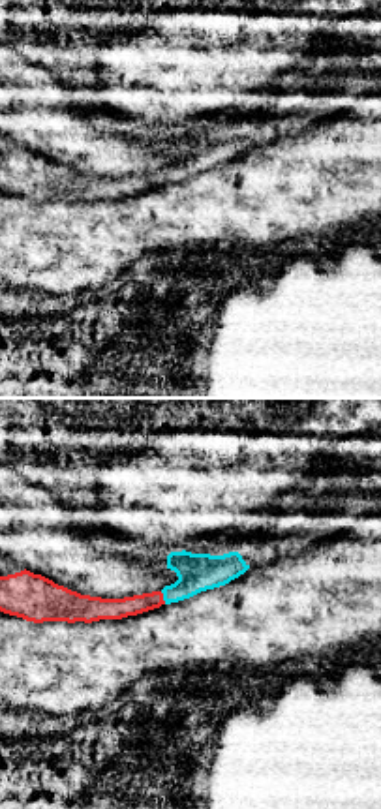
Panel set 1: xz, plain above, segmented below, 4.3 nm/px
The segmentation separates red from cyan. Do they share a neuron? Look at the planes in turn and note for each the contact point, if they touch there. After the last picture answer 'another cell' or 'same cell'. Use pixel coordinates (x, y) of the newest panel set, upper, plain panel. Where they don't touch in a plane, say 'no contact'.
meets red at (162, 177)

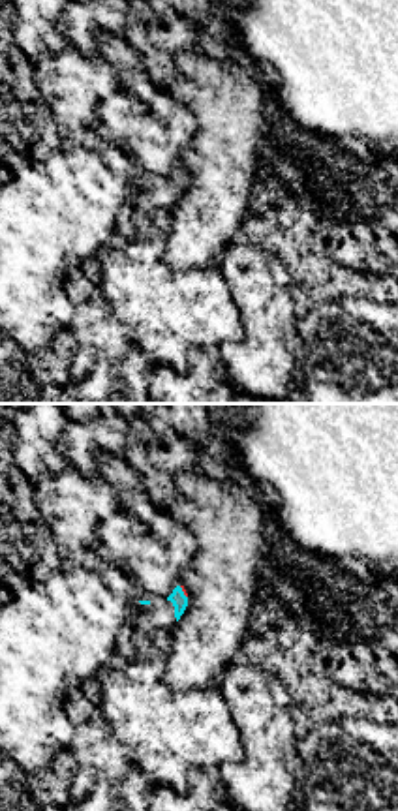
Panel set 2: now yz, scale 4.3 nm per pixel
meets red at (183, 169)

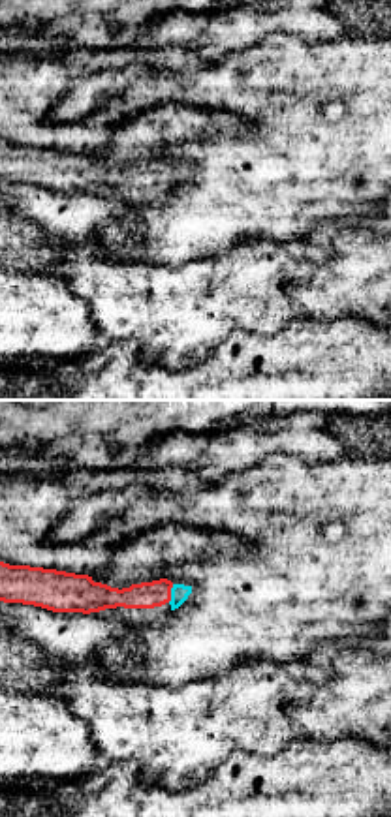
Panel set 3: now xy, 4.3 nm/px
meets red at (170, 173)

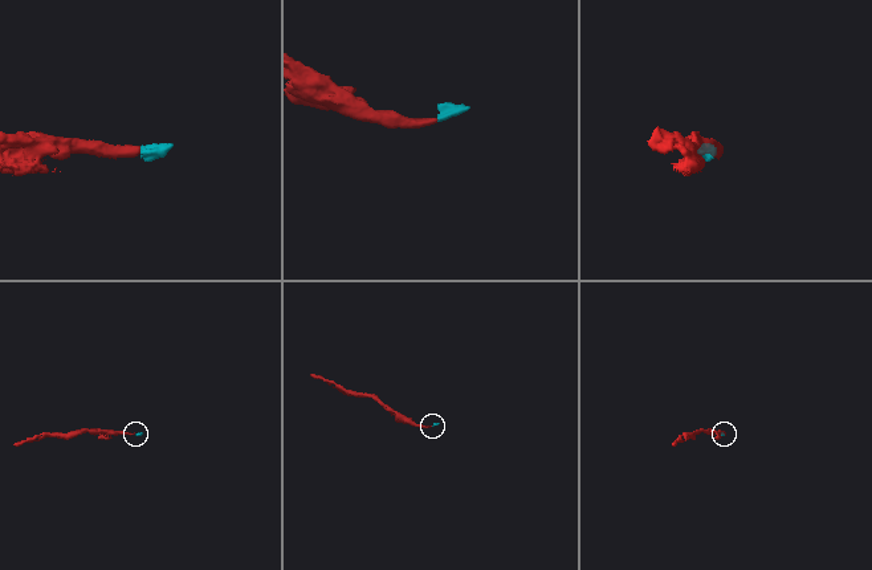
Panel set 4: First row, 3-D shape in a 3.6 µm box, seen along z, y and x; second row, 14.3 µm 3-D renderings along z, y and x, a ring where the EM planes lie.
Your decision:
same cell

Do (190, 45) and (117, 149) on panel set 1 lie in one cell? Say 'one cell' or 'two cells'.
two cells

